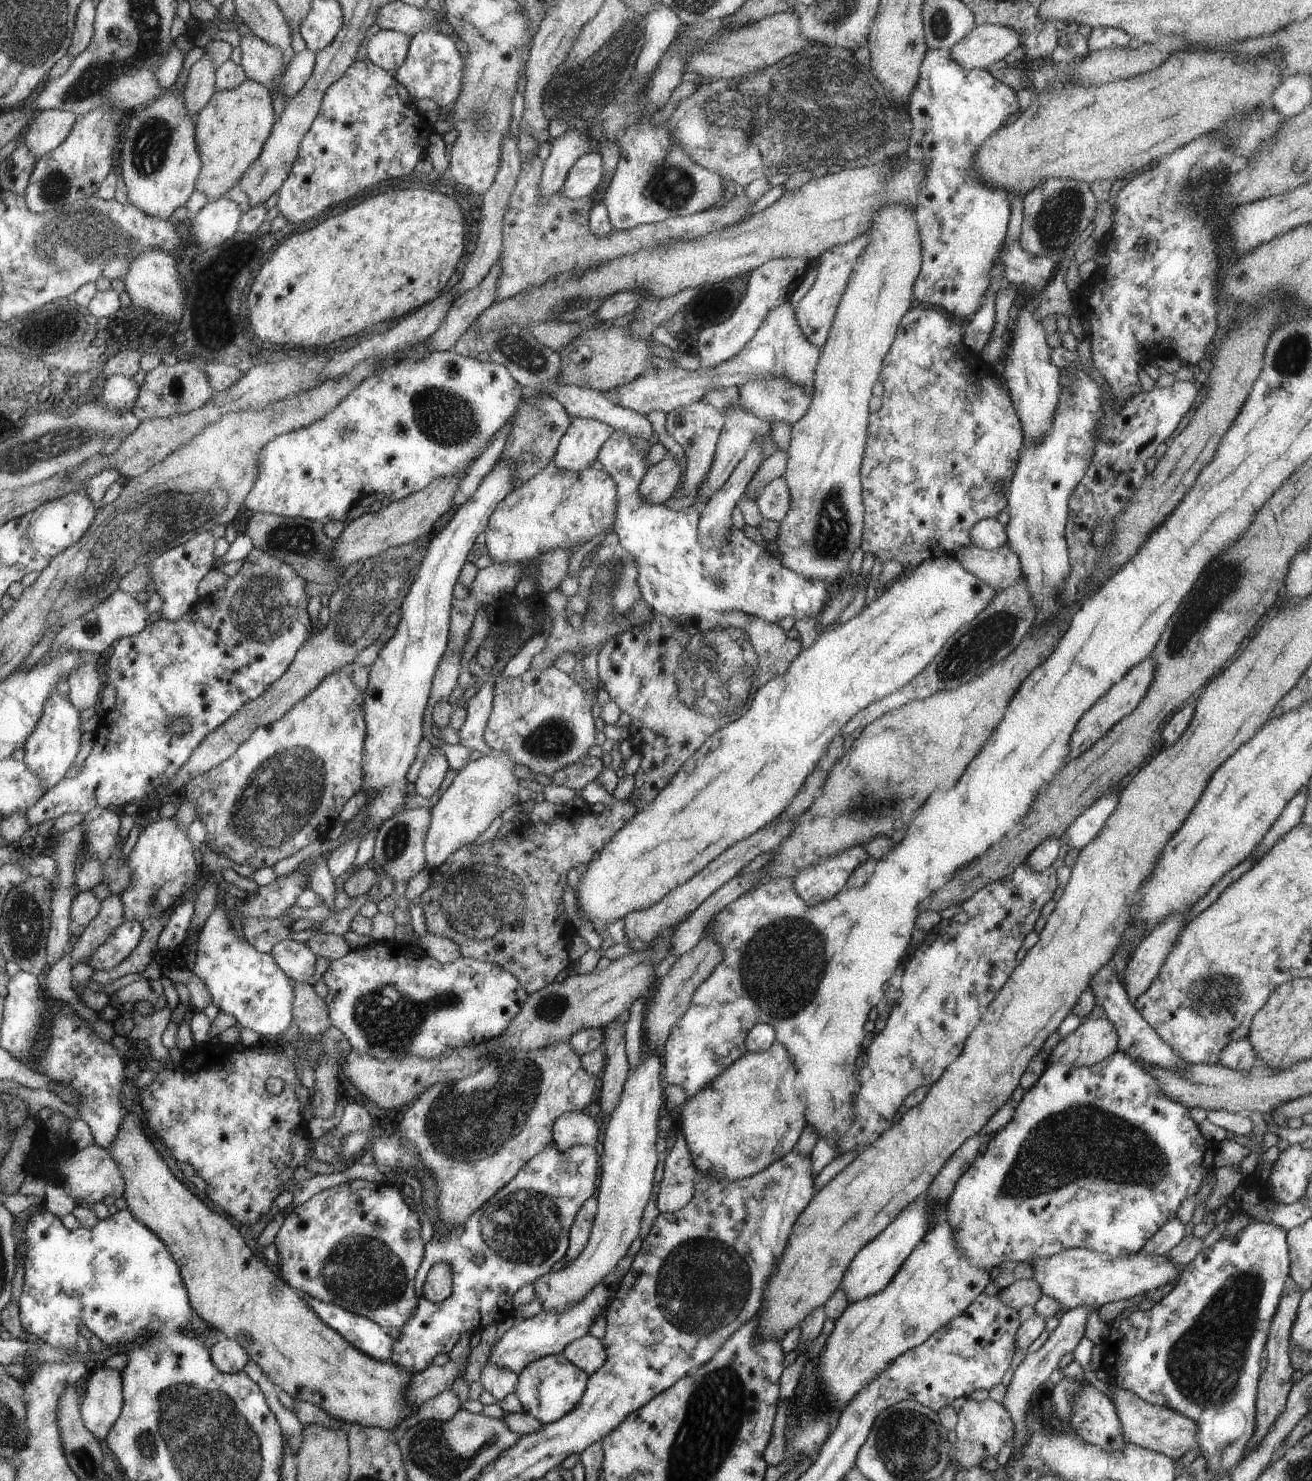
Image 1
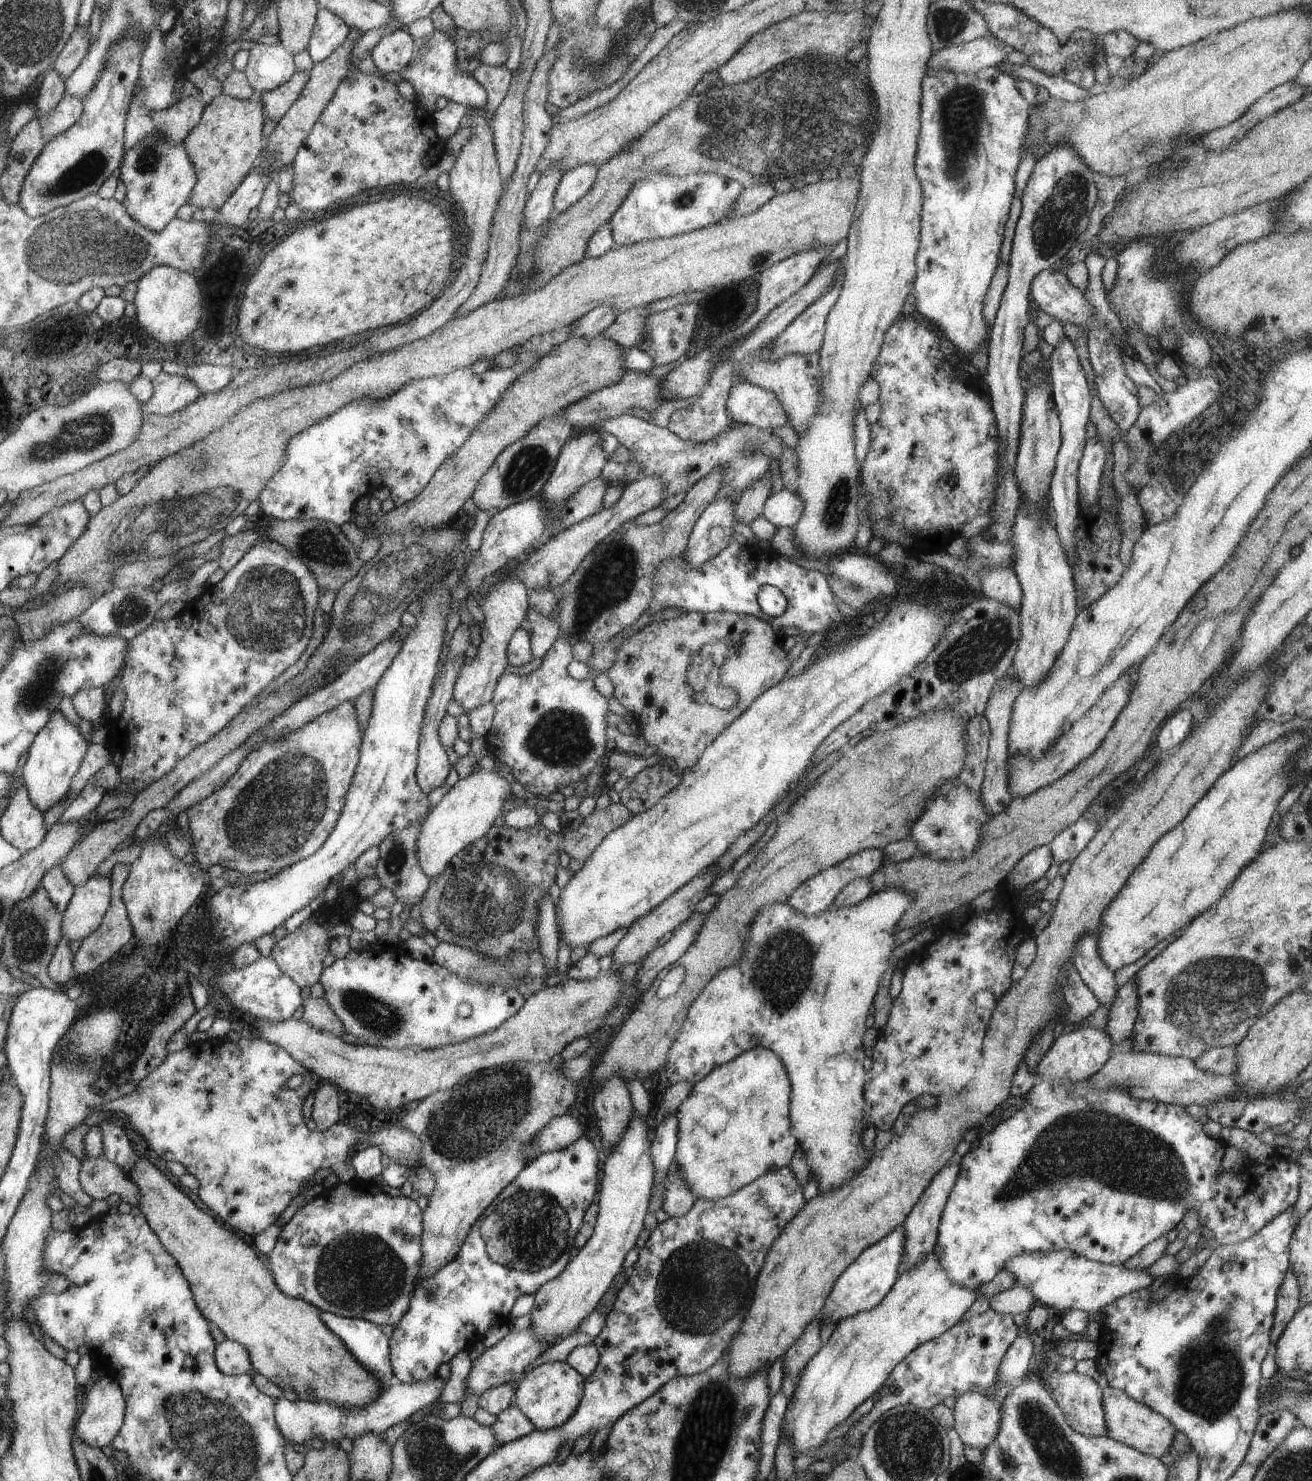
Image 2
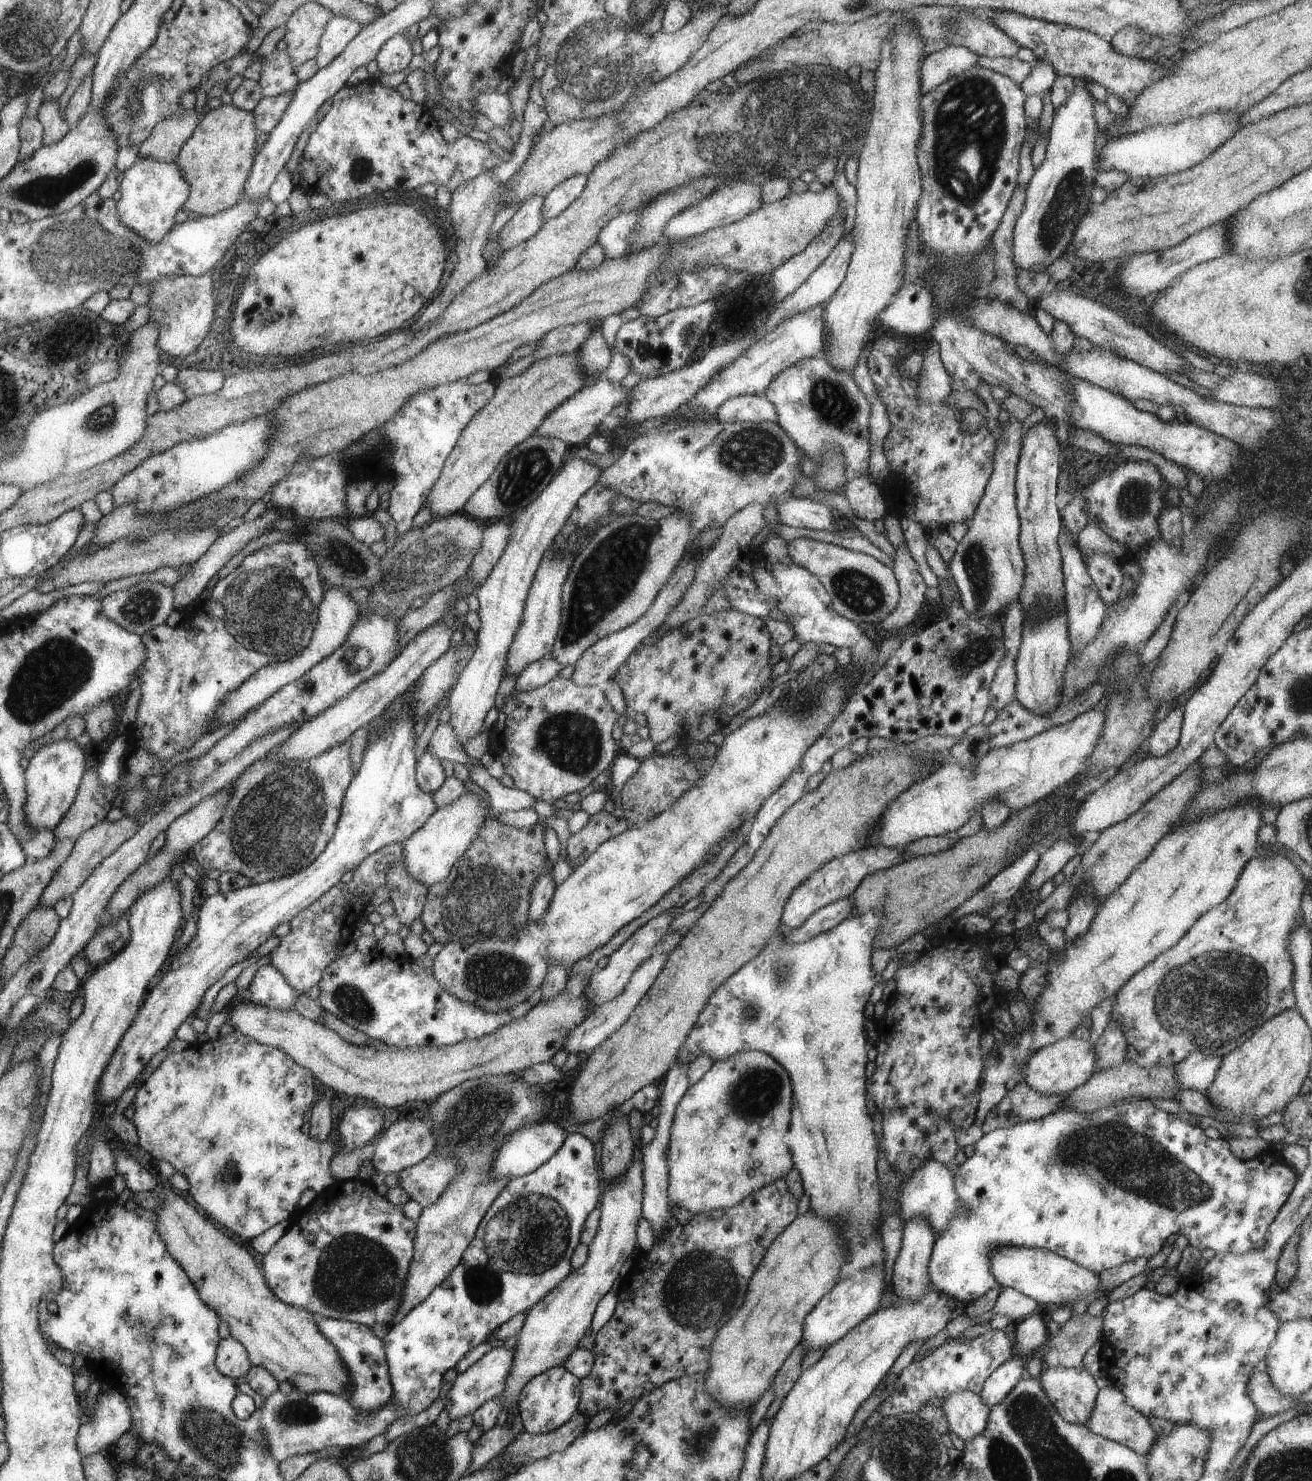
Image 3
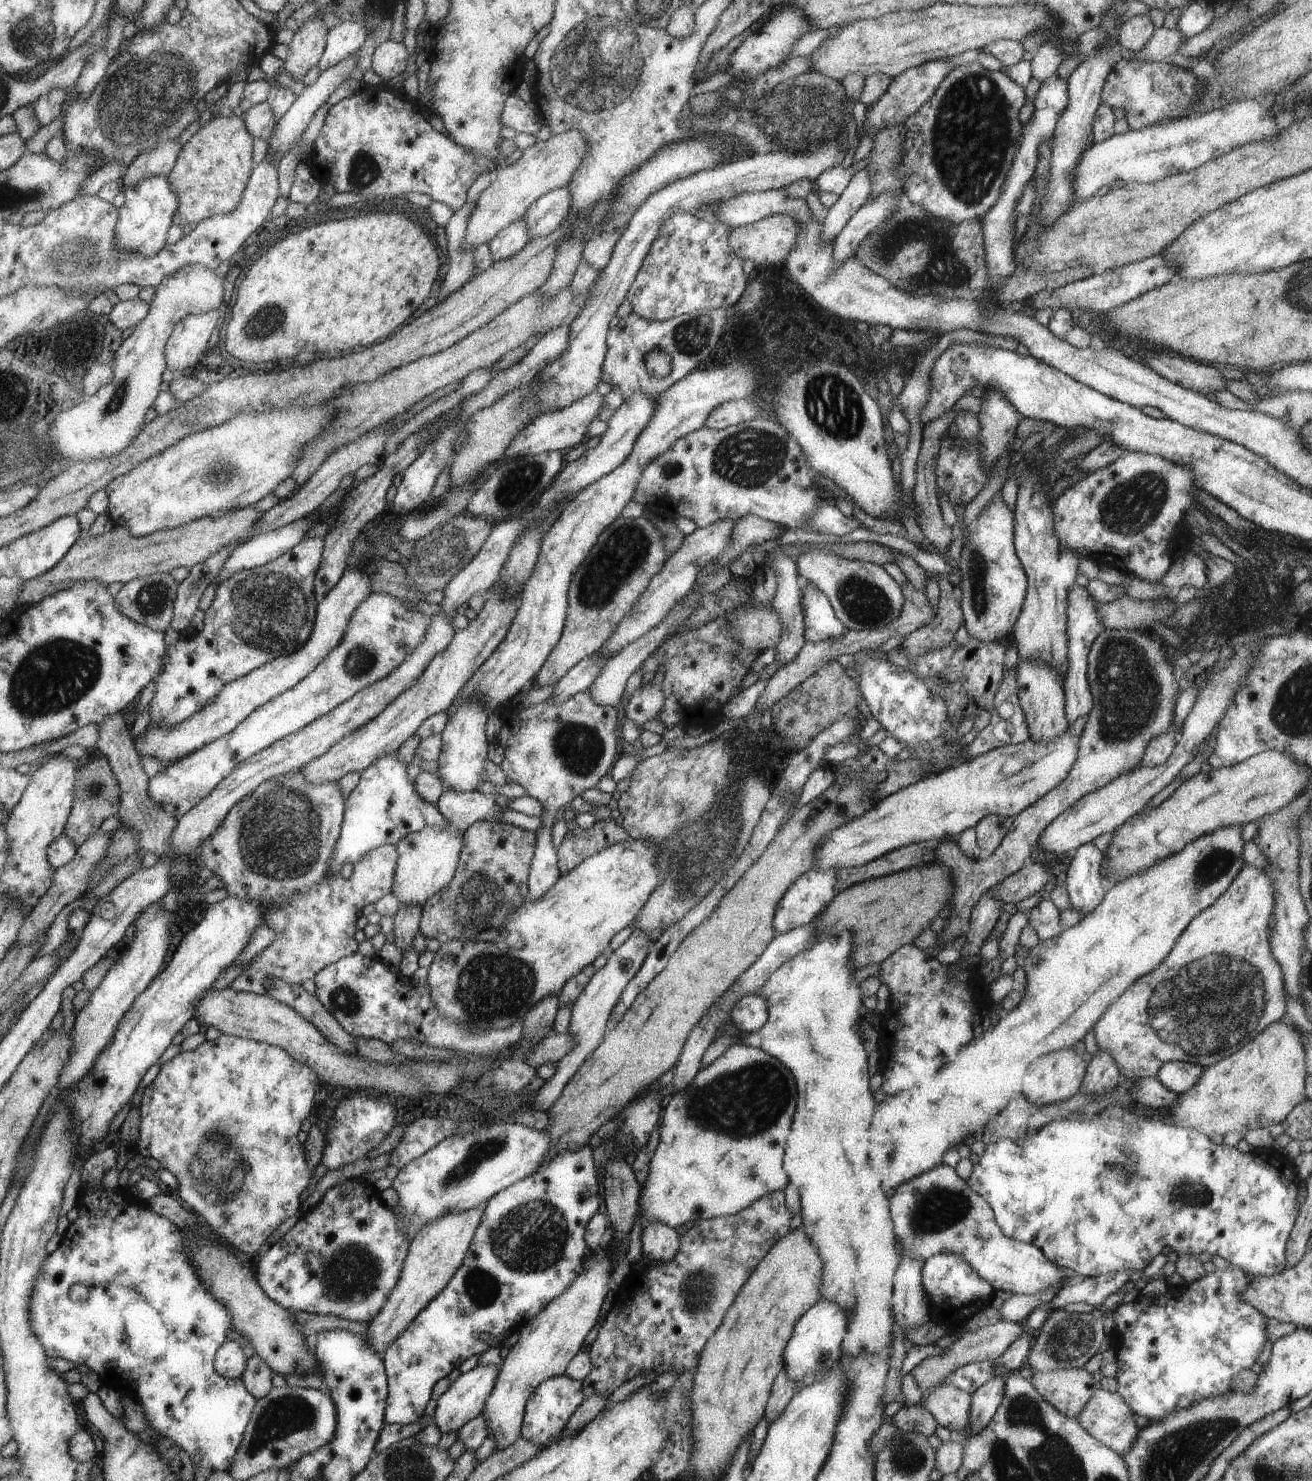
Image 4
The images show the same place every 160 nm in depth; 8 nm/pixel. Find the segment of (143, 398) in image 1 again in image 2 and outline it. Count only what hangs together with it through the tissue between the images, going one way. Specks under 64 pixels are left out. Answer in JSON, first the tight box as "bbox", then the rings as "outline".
{"bbox":[144,371,202,415],"outline":[[[163,371],[154,378],[154,393],[144,406],[144,414],[169,415],[192,405],[201,397],[202,390],[192,380]]]}

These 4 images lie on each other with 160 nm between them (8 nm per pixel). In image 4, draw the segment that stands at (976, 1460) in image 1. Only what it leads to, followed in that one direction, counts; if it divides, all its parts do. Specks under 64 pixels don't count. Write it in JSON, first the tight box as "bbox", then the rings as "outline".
{"bbox":[922,1384,971,1437],"outline":[[[942,1384],[931,1390],[922,1406],[936,1418],[938,1425],[961,1437],[966,1434],[970,1424],[971,1401],[968,1392],[950,1384]]]}

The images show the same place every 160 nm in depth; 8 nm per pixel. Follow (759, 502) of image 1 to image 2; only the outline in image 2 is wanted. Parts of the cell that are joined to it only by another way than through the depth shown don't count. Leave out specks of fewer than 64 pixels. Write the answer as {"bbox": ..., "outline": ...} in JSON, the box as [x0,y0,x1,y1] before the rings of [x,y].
{"bbox":[762,488,805,528],"outline":[[[783,488],[778,494],[771,494],[765,502],[762,515],[775,527],[793,528],[801,520],[805,501],[801,495],[794,494]]]}

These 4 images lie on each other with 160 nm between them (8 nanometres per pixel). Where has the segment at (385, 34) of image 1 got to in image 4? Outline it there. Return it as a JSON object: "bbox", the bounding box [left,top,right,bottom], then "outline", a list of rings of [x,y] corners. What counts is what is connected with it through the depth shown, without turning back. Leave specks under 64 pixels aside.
{"bbox":[372,39,409,83],"outline":[[[389,39],[375,46],[372,70],[384,79],[384,83],[400,76],[406,70],[406,66],[409,66],[405,44],[406,42],[395,42]]]}

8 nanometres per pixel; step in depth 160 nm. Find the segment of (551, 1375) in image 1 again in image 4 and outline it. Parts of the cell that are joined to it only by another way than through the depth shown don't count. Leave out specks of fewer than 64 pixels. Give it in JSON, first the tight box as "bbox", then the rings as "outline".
{"bbox":[521,1373,585,1447],"outline":[[[568,1373],[542,1382],[537,1390],[534,1390],[533,1397],[525,1407],[525,1422],[521,1427],[521,1438],[530,1440],[536,1446],[548,1447],[556,1438],[562,1437],[569,1419],[573,1417],[583,1401],[585,1401],[584,1383],[569,1378]]]}

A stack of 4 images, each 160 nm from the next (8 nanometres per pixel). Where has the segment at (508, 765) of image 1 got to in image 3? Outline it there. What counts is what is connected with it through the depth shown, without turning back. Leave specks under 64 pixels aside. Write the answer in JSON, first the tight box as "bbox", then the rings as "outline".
{"bbox":[402,792,489,888],"outline":[[[470,792],[461,796],[454,804],[437,807],[437,812],[425,822],[425,825],[402,842],[403,862],[408,874],[427,888],[445,881],[453,866],[473,844],[489,812],[488,804]]]}

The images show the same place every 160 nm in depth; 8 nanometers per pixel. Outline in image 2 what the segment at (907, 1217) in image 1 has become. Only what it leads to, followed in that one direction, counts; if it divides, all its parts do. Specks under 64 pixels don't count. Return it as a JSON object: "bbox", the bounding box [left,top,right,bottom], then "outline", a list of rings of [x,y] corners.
{"bbox":[817,1226,905,1326],"outline":[[[900,1226],[899,1229],[890,1231],[882,1240],[874,1243],[870,1248],[863,1250],[862,1254],[859,1254],[858,1258],[838,1277],[836,1284],[833,1286],[833,1290],[825,1302],[824,1310],[817,1318],[817,1320],[820,1320],[821,1326],[824,1321],[834,1323],[836,1326],[837,1322],[845,1318],[854,1316],[862,1311],[872,1310],[875,1306],[878,1306],[878,1303],[882,1302],[888,1292],[893,1289],[894,1283],[899,1277],[899,1266],[904,1252],[904,1245],[905,1232]]]}

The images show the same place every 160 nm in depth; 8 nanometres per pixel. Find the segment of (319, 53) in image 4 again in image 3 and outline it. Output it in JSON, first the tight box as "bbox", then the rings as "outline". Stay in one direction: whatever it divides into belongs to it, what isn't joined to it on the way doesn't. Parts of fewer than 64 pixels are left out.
{"bbox":[283,1,334,69],"outline":[[[312,1],[300,5],[298,10],[293,12],[286,23],[283,40],[287,44],[286,52],[292,58],[295,69],[307,60],[317,57],[326,25],[334,17],[329,8]]]}

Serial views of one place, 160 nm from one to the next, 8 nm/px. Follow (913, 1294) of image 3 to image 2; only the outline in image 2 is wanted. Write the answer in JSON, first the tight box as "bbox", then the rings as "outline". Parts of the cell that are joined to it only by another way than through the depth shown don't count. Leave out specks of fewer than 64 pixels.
{"bbox":[899,1164,959,1276],"outline":[[[946,1164],[930,1181],[920,1200],[912,1207],[906,1220],[901,1224],[905,1232],[905,1245],[902,1260],[899,1266],[899,1276],[912,1270],[919,1262],[933,1252],[937,1246],[938,1227],[941,1214],[947,1203],[949,1192],[958,1178],[959,1164]]]}

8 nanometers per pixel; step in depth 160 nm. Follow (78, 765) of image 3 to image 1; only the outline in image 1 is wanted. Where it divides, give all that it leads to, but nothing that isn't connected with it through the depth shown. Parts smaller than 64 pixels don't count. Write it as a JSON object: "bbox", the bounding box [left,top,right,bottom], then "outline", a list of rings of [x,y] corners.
{"bbox":[23,689,80,792],"outline":[[[58,689],[49,694],[49,700],[45,702],[44,713],[40,724],[30,734],[29,740],[23,746],[25,750],[25,765],[43,782],[45,792],[54,788],[66,776],[72,762],[76,760],[76,754],[80,750],[80,712],[70,702],[68,696],[62,695]]]}

